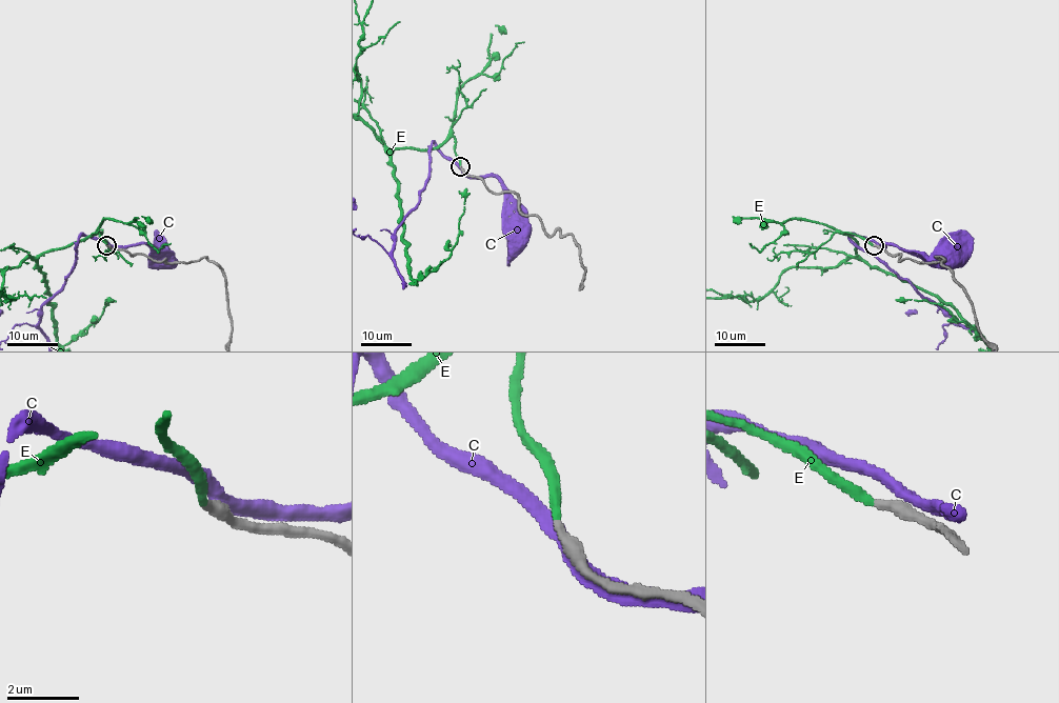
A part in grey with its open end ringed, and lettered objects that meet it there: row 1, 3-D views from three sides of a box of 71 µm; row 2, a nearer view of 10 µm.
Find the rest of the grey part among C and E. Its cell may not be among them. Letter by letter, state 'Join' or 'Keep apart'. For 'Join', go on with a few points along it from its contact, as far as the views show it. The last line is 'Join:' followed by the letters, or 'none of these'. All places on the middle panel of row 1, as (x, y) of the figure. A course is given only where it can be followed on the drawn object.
C: Keep apart
E: Join
Join: E

